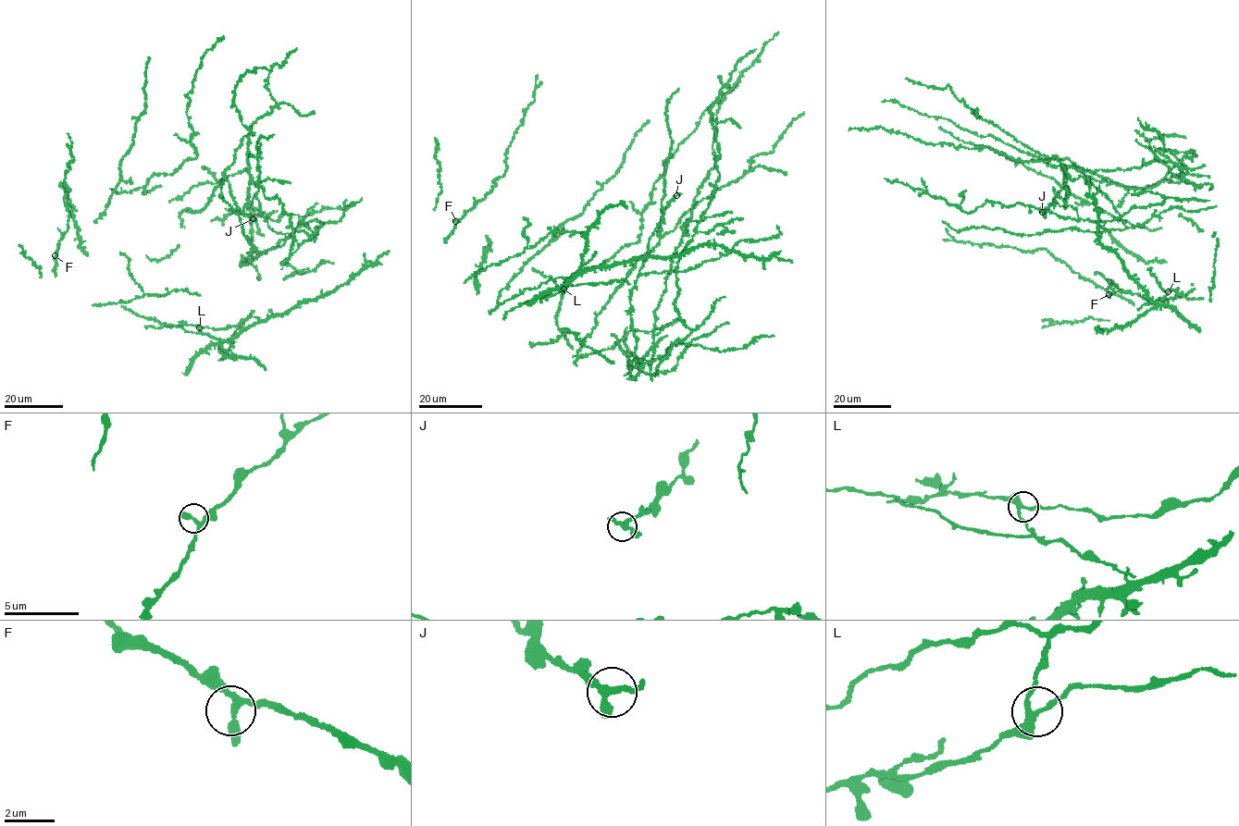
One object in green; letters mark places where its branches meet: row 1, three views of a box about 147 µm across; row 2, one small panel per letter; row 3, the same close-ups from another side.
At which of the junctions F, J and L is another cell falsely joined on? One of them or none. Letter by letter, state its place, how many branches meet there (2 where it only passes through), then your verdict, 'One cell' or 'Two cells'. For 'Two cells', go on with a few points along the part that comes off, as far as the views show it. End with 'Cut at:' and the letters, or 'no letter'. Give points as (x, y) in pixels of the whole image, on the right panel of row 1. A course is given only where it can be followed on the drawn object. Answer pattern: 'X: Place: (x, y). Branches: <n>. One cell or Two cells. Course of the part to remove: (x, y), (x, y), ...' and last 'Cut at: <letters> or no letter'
F: Place: (1108, 294). Branches: 3. One cell
J: Place: (1042, 212). Branches: 3. One cell
L: Place: (1168, 291). Branches: 3. Two cells. Course of the part to remove: (1168, 291), (1160, 288), (1147, 269), (1152, 267)
Cut at: L

